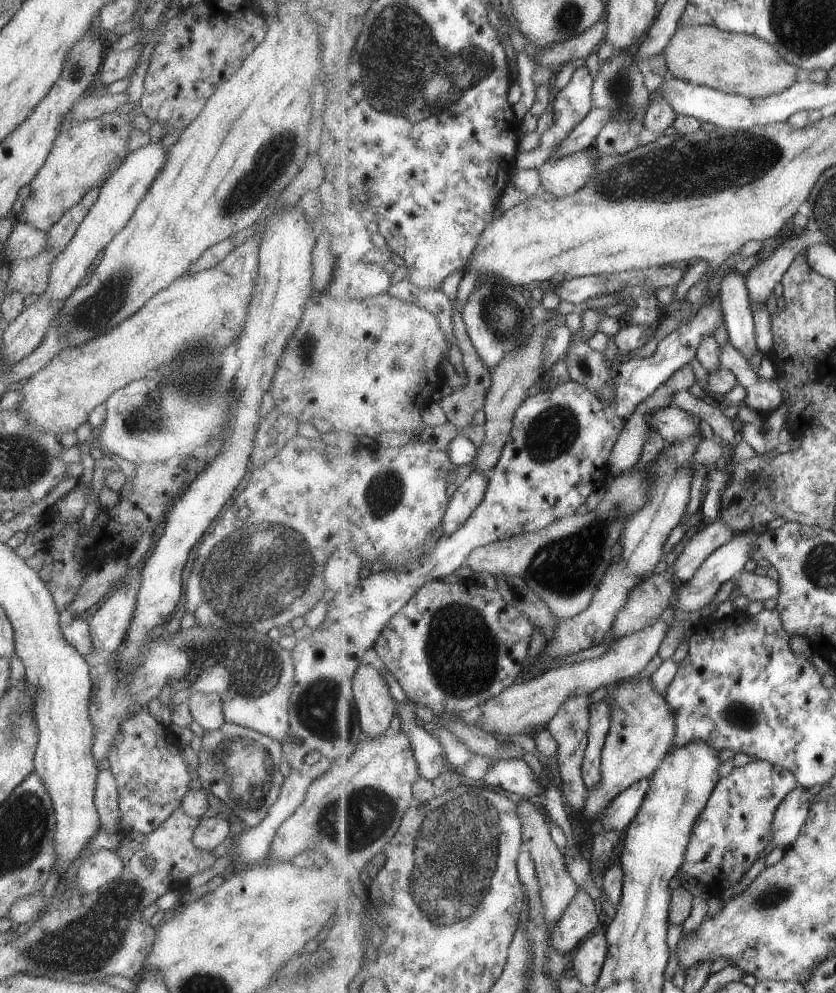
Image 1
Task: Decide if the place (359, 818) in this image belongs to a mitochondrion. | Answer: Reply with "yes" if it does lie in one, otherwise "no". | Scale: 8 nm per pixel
yes

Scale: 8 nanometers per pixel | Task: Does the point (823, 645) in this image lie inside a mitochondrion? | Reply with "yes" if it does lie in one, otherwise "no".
no

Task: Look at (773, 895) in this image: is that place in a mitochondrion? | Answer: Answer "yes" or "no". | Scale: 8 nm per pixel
yes

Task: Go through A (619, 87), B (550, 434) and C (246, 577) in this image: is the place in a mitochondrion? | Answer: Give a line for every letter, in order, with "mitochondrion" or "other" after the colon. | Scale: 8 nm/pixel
A: mitochondrion
B: mitochondrion
C: mitochondrion

